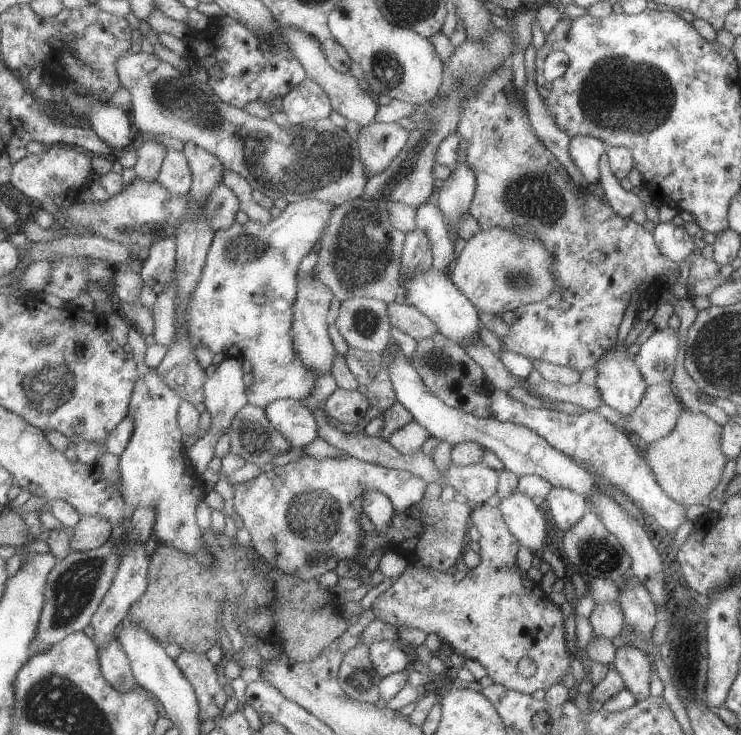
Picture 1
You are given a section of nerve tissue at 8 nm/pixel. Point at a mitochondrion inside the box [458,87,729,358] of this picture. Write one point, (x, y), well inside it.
(532, 198)

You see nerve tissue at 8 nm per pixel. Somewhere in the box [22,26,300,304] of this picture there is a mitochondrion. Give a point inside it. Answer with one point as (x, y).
(191, 106)

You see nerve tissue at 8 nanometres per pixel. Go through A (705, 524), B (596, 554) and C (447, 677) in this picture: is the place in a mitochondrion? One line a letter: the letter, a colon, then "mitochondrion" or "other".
A: other
B: mitochondrion
C: other

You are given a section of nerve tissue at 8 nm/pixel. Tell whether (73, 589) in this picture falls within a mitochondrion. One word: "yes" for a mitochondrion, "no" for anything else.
yes

